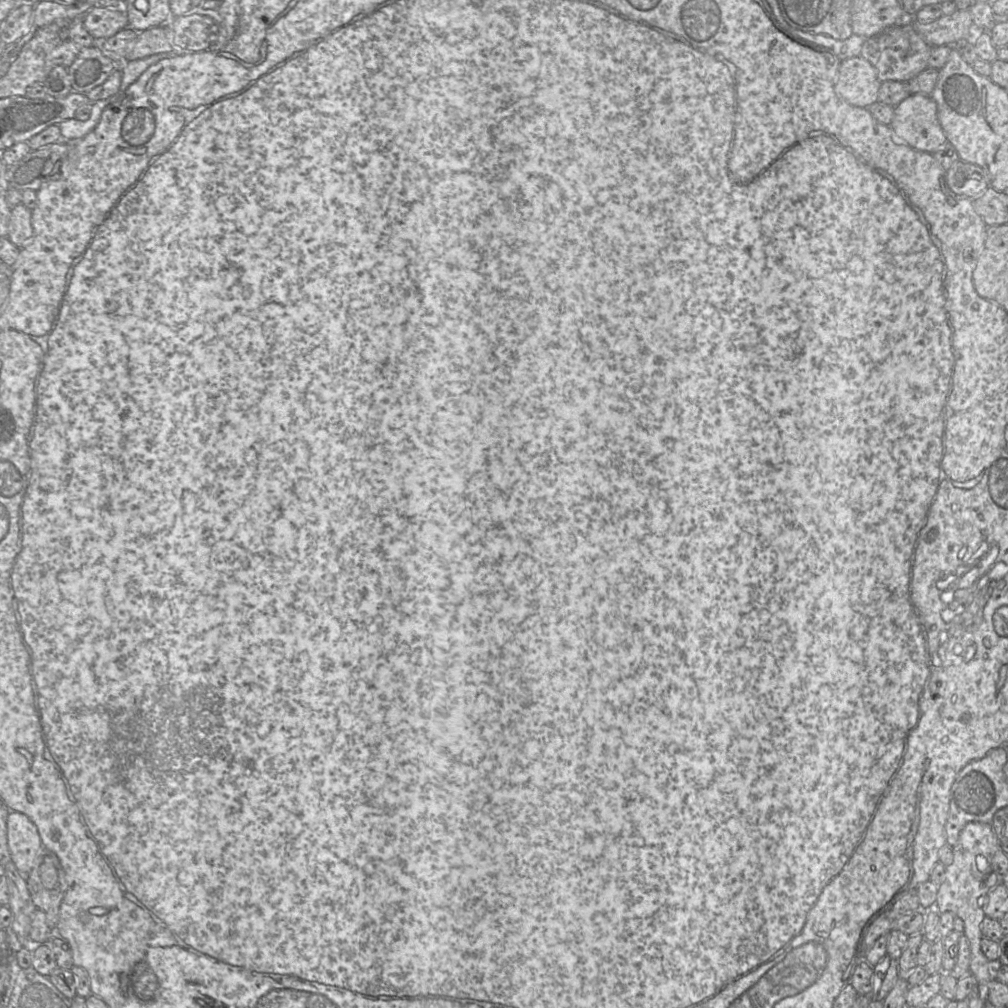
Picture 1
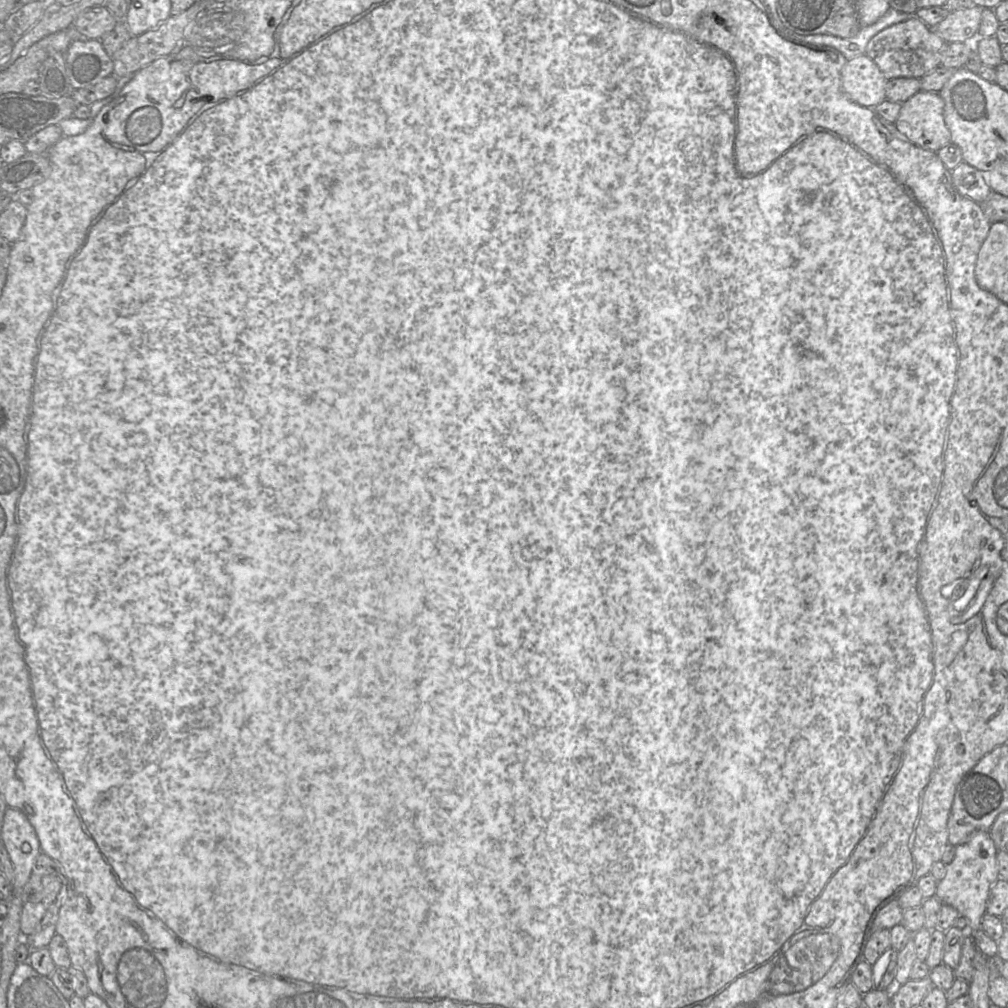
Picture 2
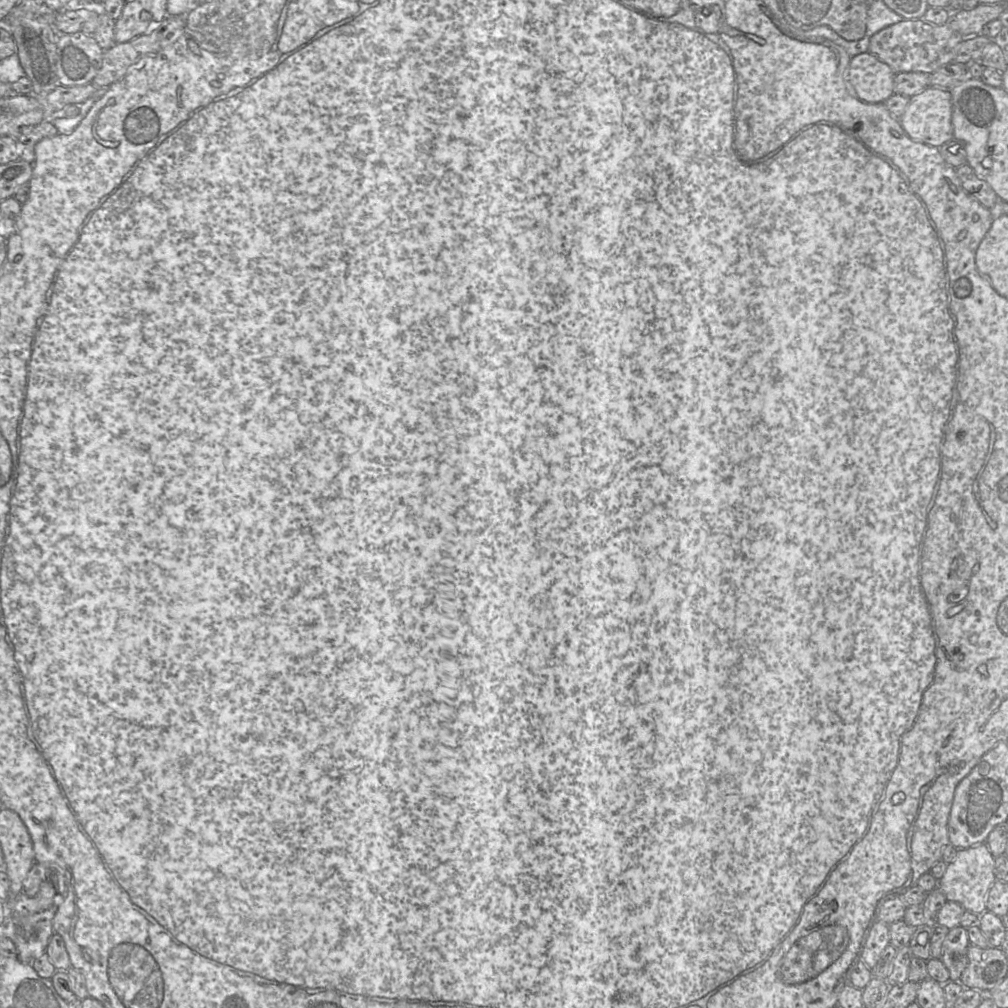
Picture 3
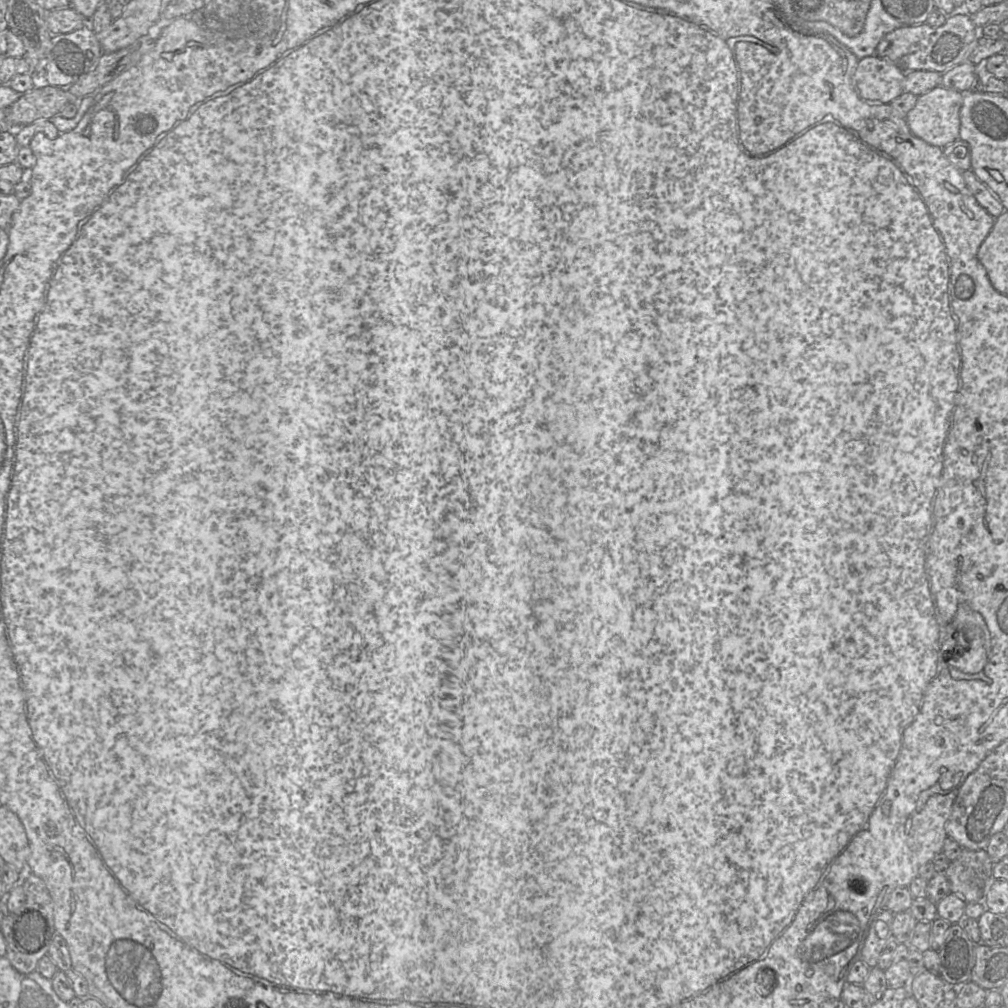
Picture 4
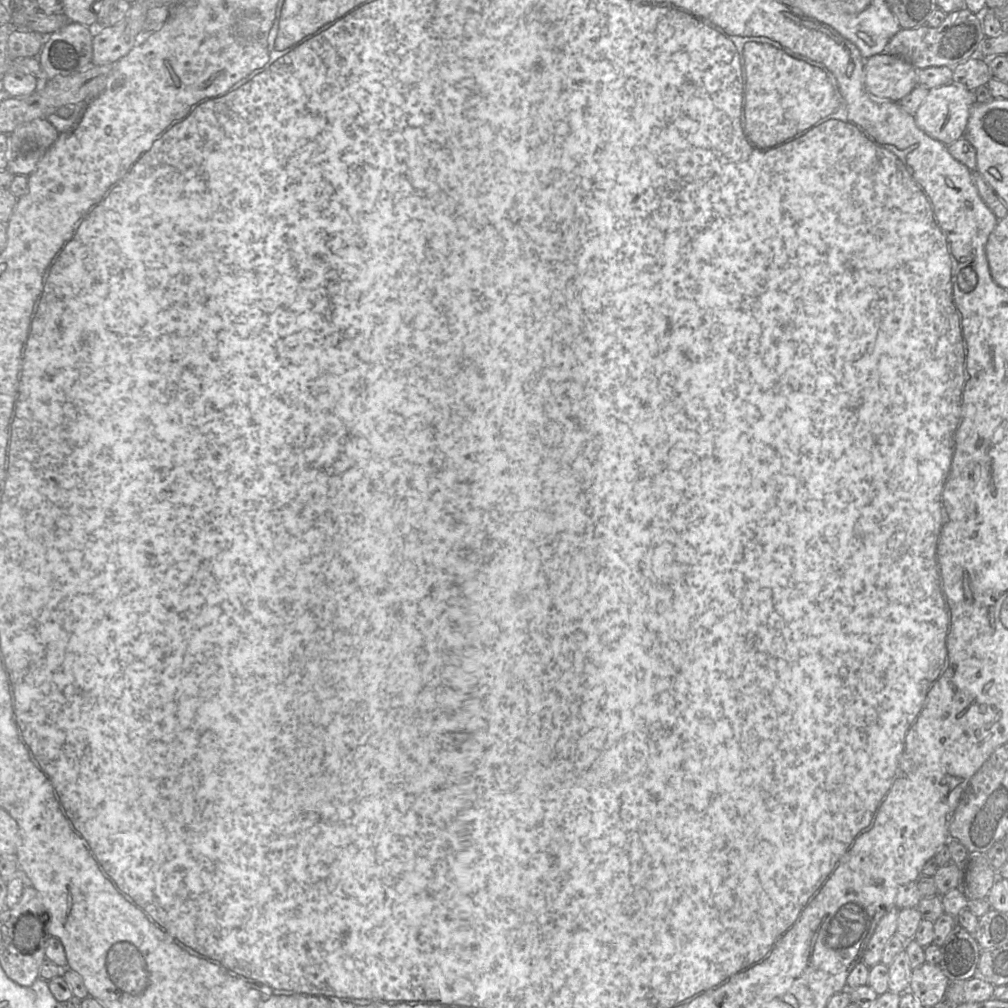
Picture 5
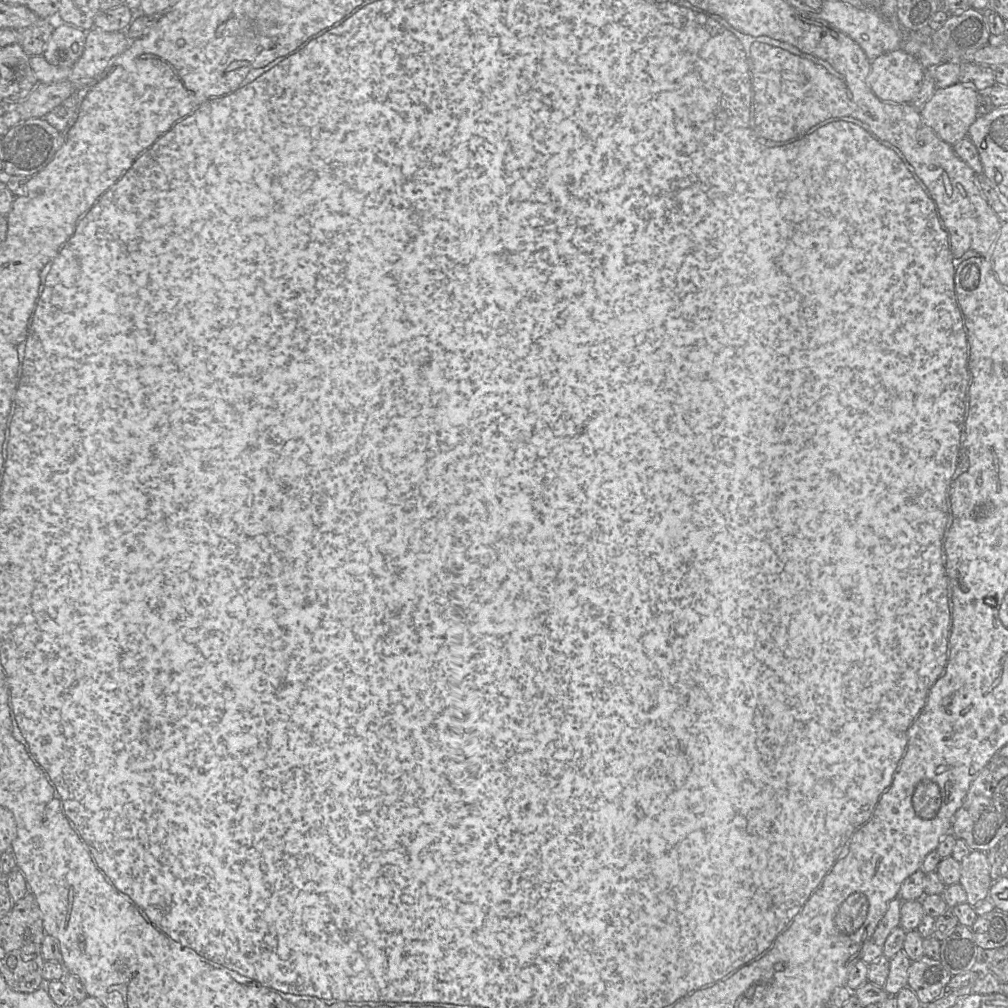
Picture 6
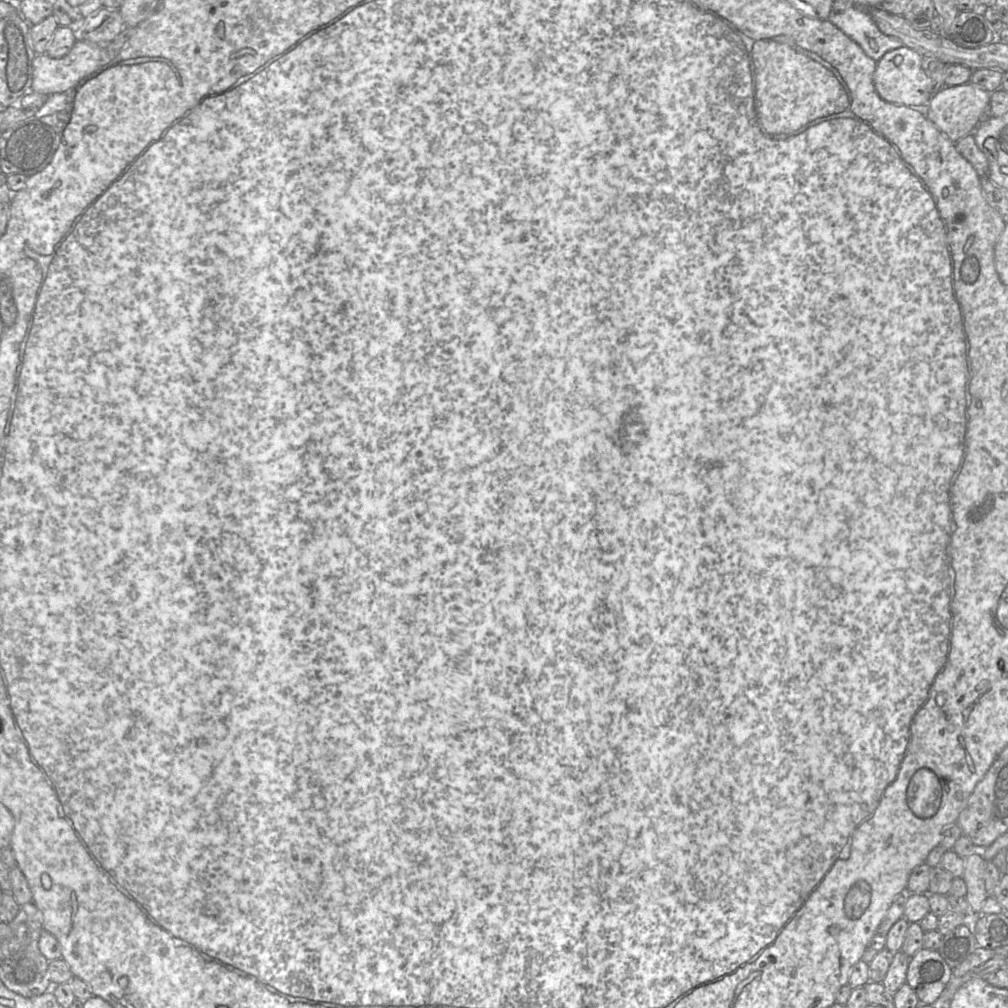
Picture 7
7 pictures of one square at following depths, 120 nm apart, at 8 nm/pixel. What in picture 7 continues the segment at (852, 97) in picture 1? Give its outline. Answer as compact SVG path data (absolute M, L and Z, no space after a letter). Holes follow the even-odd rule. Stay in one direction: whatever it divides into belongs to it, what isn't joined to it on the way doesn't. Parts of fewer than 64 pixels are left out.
M905 45L886 52L877 61L873 82L882 99L910 107L924 108L934 94L933 82L924 70L924 57Z

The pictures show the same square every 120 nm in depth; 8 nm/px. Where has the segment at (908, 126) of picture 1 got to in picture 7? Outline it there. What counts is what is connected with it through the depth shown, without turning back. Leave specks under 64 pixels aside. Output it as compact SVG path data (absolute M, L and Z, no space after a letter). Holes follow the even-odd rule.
M971 82L944 86L931 96L922 109L925 109L928 119L956 143L974 132L980 115L990 106L990 94Z

